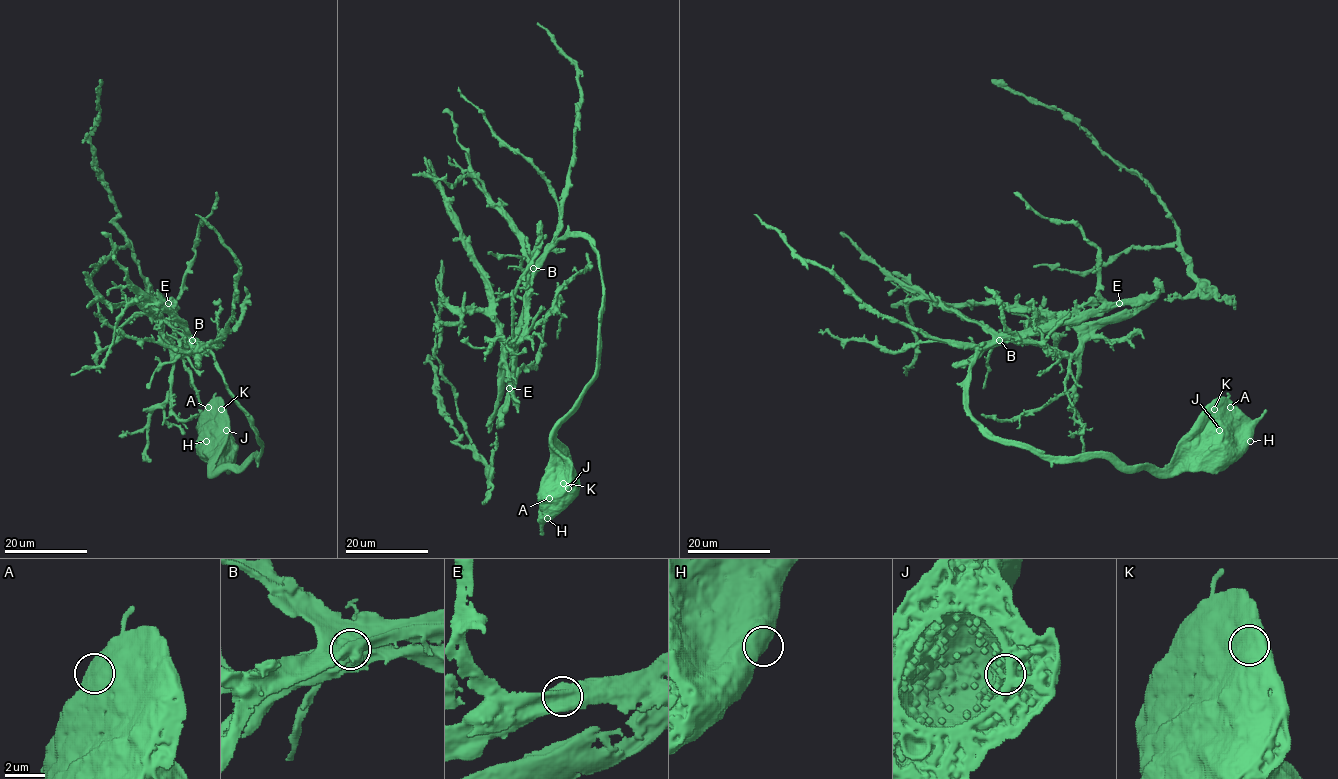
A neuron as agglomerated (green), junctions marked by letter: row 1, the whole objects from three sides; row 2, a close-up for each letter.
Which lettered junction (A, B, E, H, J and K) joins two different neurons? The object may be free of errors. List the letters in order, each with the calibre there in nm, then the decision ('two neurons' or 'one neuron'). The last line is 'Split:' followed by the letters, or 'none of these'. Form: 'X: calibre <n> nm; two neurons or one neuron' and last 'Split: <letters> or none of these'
A: calibre 1100 nm; one neuron
B: calibre 1250 nm; two neurons
E: calibre 1200 nm; one neuron
H: calibre 1200 nm; one neuron
J: calibre 1250 nm; one neuron
K: calibre 1150 nm; one neuron
Split: B

